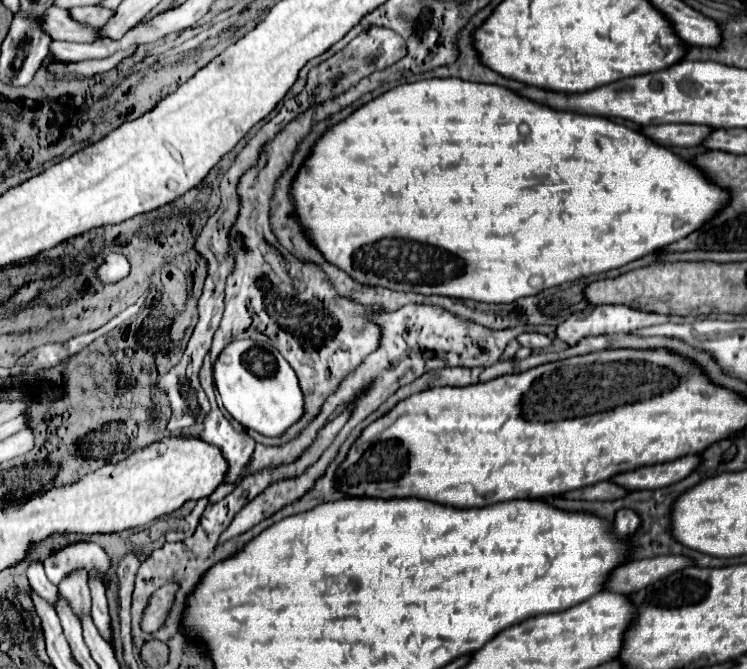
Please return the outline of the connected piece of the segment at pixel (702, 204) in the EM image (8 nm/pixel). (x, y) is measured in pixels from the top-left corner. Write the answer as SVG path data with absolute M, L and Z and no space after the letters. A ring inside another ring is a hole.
M430 78L396 86L358 108L340 124L332 126L316 142L310 158L300 168L292 184L292 196L300 222L306 226L314 246L328 262L346 270L356 282L402 292L440 294L496 304L510 304L518 298L534 296L564 282L602 274L666 248L668 244L674 244L674 240L688 236L688 232L696 232L696 228L700 228L708 216L716 216L716 212L724 208L724 200L728 200L728 192L720 192L716 184L708 184L708 180L704 180L692 164L682 160L670 148L652 144L652 140L648 140L642 132L630 130L602 116L554 110L498 84L476 84L460 78ZM522 124L530 130L526 136L520 134Z

